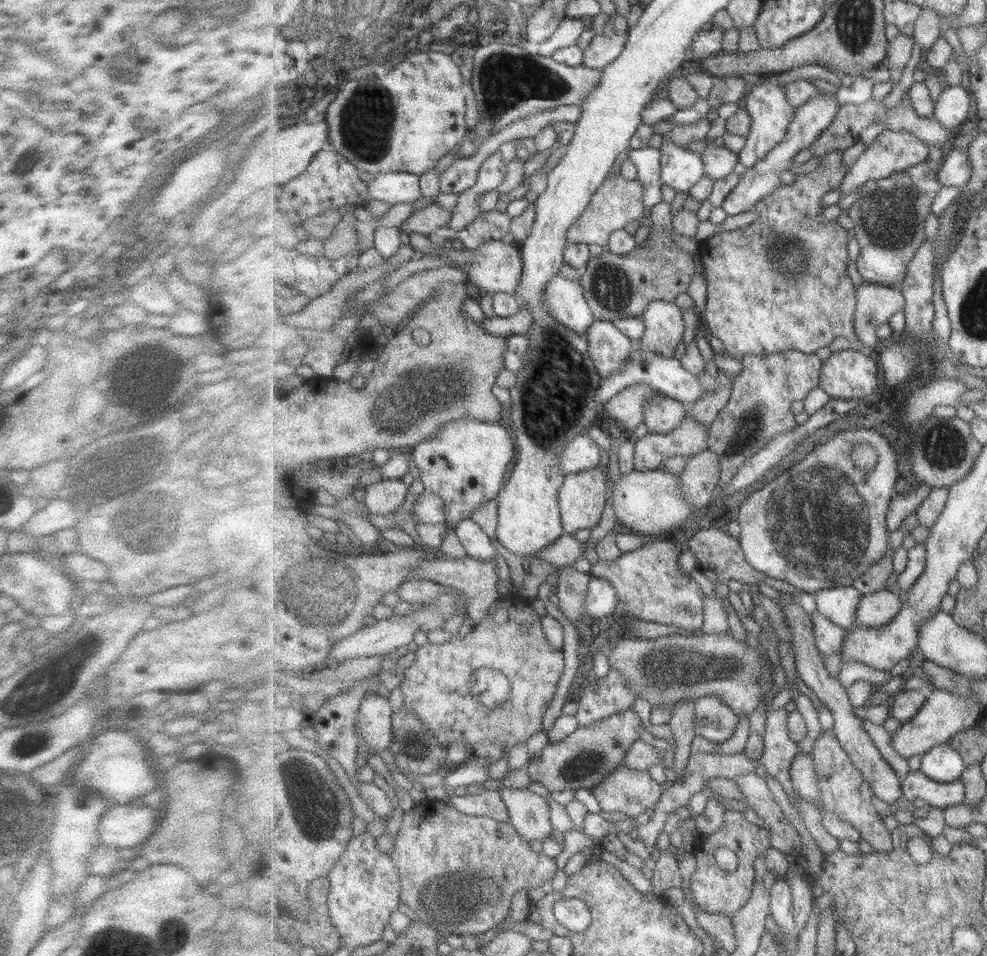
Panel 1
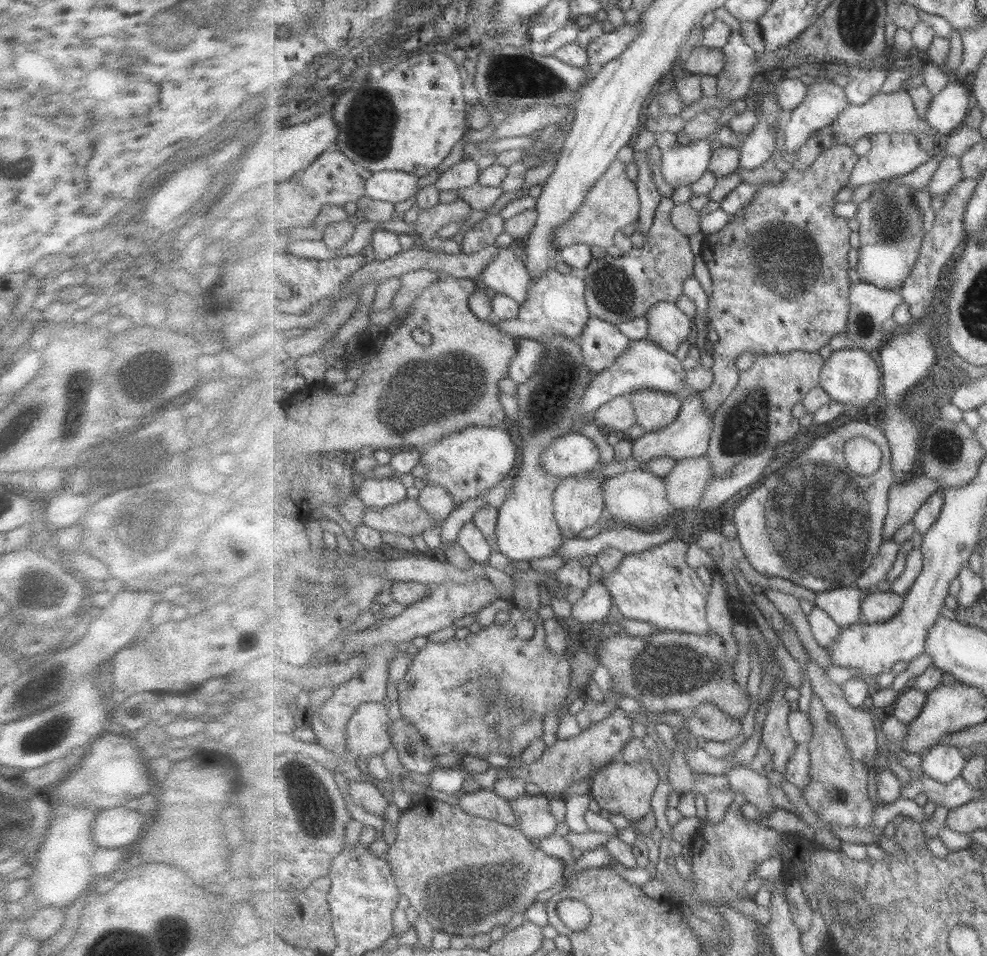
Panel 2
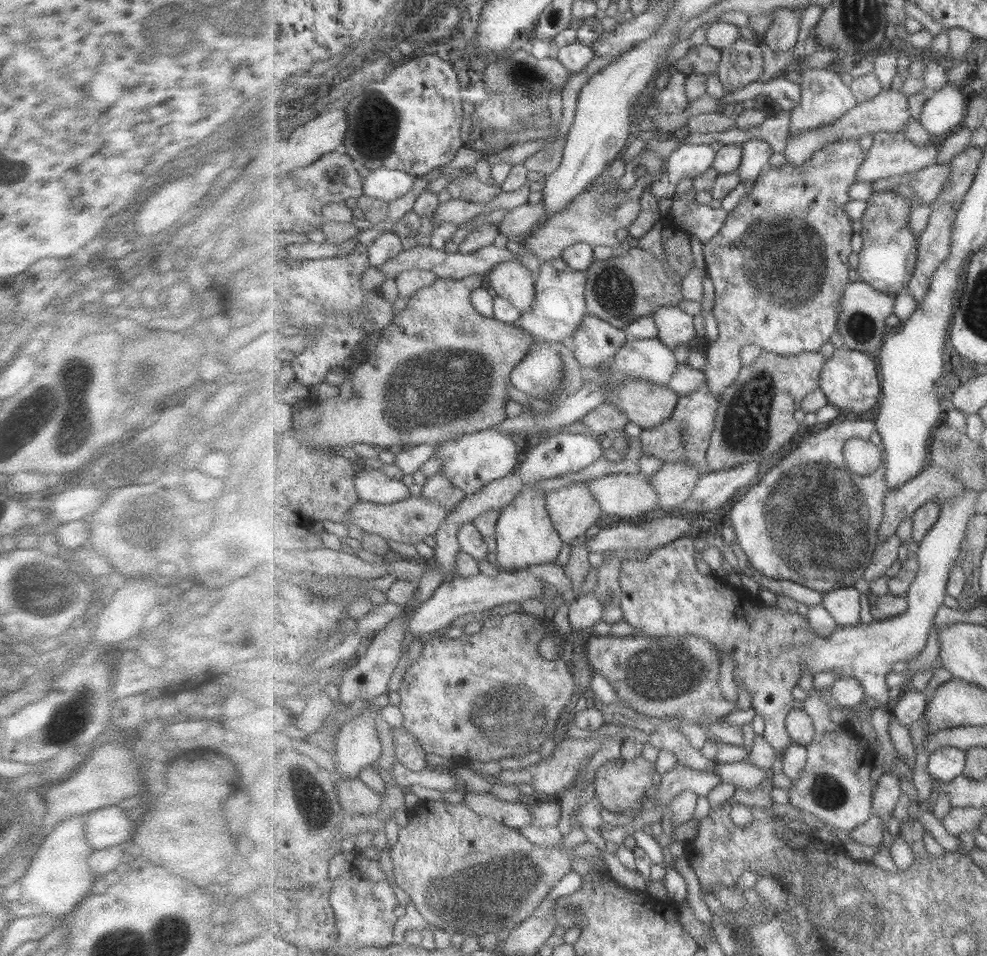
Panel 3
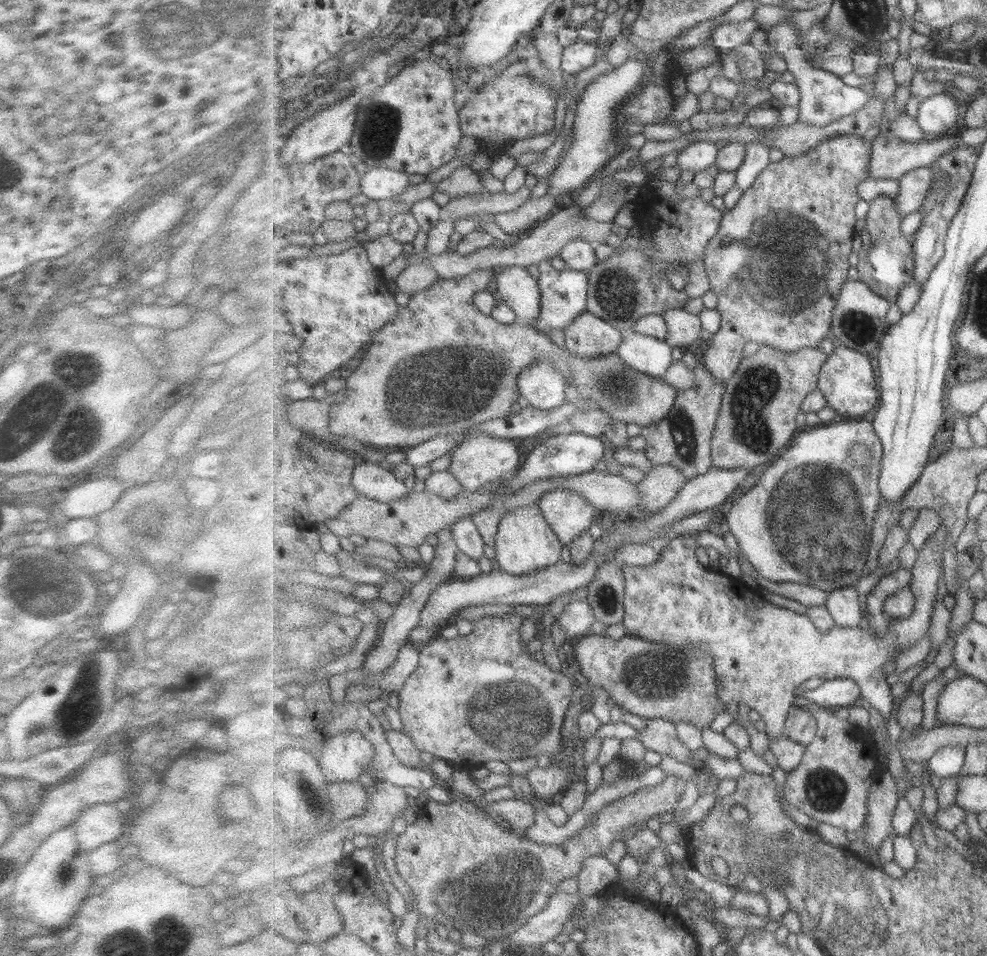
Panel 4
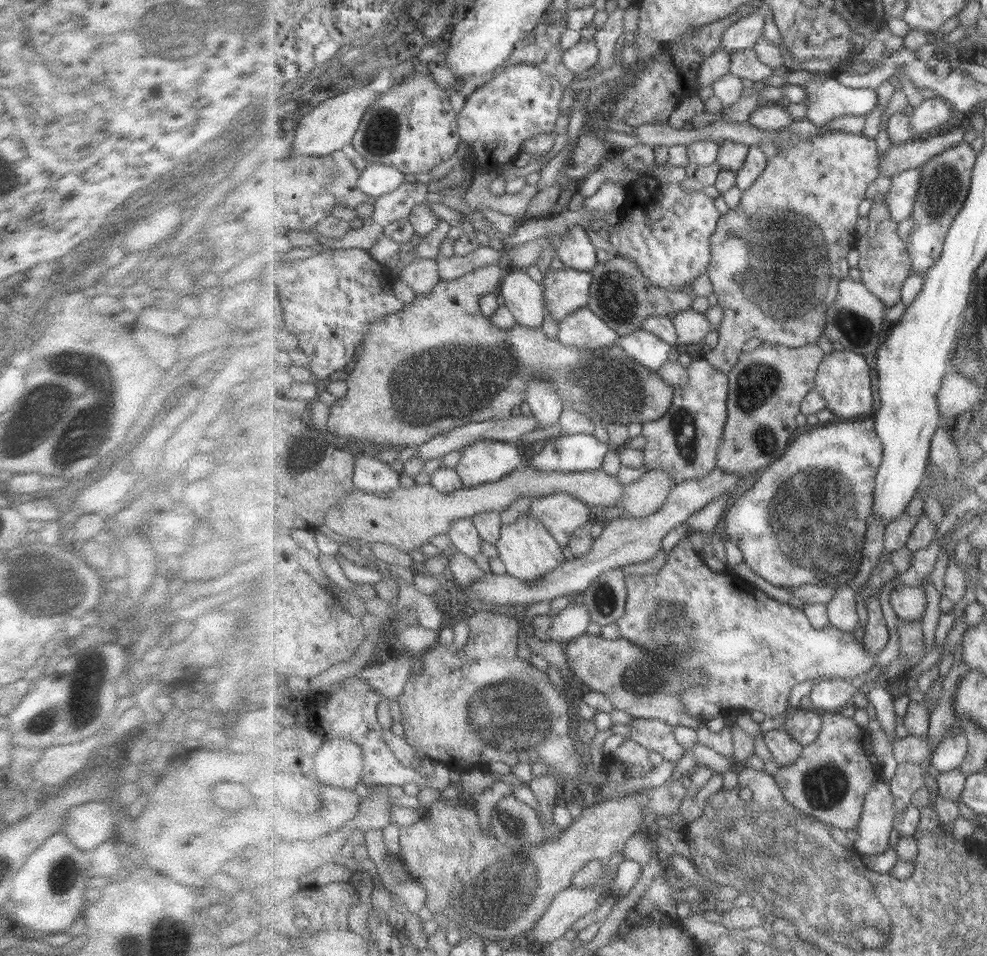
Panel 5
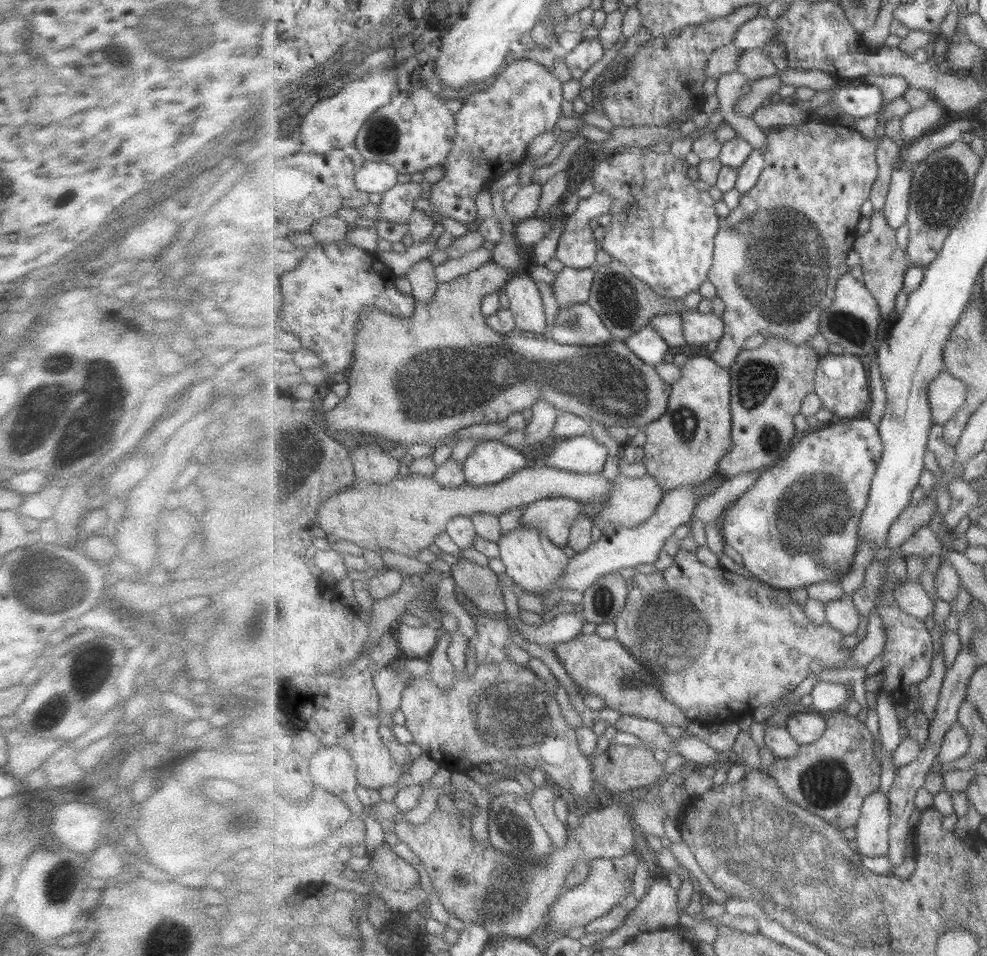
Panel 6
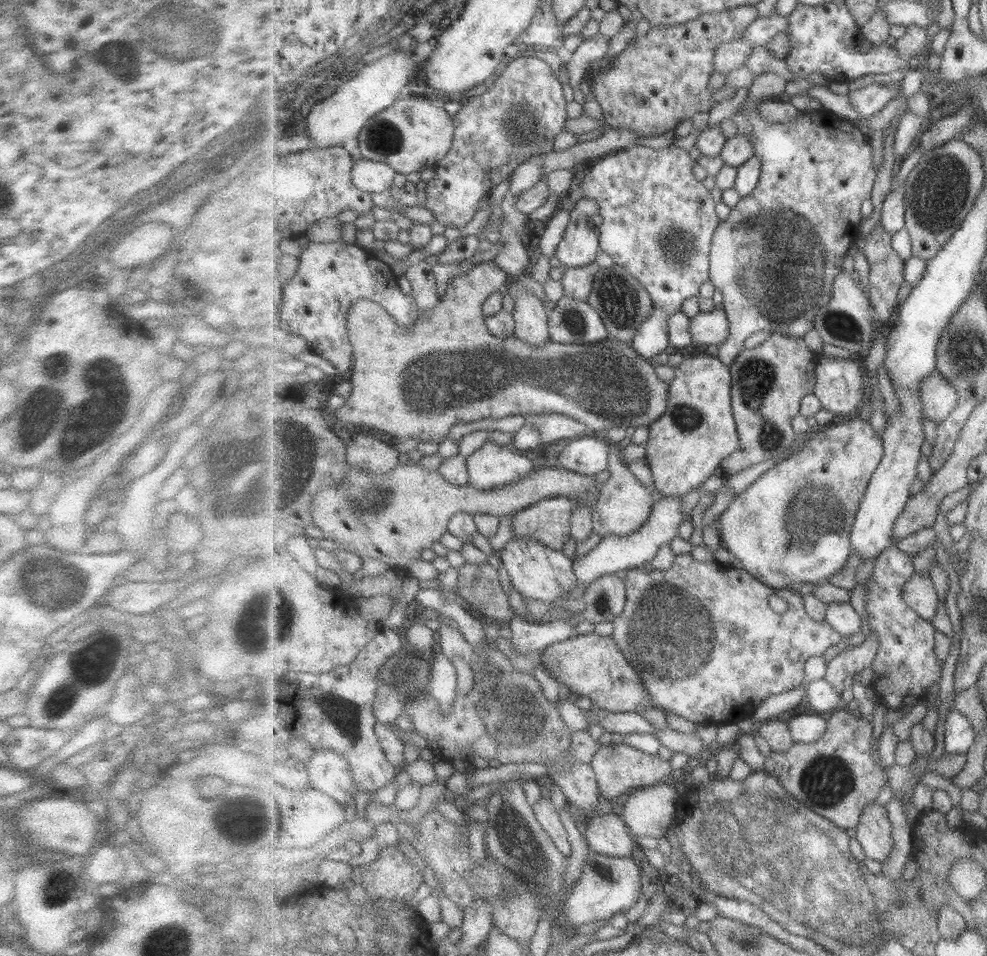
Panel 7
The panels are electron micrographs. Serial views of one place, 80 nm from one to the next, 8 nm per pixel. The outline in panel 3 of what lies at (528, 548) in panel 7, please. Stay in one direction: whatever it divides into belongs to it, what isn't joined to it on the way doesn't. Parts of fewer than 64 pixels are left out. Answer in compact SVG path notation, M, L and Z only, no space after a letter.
M538 483L527 485L509 506L500 511L500 519L496 530L497 565L504 570L527 569L537 564L556 562L564 548L564 540L553 524L548 511L546 496L537 486Z

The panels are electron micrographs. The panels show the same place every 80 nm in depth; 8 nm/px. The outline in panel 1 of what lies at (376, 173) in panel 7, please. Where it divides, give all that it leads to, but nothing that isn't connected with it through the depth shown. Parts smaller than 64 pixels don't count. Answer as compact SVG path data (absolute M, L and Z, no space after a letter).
M405 171L381 173L368 182L370 198L389 205L415 202L423 198L420 175Z

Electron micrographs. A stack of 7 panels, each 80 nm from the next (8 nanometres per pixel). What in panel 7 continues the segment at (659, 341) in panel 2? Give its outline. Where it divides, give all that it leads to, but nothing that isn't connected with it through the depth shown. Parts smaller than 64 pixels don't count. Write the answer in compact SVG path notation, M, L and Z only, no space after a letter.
M715 306L712 311L699 312L691 318L691 336L694 344L723 345L729 337L728 314L723 306Z

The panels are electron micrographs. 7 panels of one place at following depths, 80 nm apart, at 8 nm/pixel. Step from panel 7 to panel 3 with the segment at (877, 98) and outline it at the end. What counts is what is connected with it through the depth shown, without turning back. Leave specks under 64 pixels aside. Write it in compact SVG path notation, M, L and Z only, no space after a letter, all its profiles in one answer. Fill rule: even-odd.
M779 9L773 11L773 19L769 22L764 34L764 43L778 54L789 54L795 48L799 36L799 13L804 9ZM805 64L800 76L802 77L800 83L802 97L799 104L791 111L788 138L797 136L797 134L801 134L801 131L807 129L831 124L860 103L853 94L850 85L845 84L841 80L841 74L833 68L811 68Z

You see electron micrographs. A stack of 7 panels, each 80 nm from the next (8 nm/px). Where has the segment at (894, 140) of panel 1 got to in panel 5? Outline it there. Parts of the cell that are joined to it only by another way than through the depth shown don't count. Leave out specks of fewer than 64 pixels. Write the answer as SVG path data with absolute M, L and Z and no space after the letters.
M954 122L946 134L933 136L929 139L910 141L901 146L893 145L887 152L880 154L882 176L892 178L896 174L909 169L919 169L928 160L963 142L965 128Z

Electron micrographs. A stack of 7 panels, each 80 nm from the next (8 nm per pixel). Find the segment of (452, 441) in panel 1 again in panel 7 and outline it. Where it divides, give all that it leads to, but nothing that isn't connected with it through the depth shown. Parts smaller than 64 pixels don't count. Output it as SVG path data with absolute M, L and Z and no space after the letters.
M487 441L479 450L468 456L469 485L477 490L491 490L513 485L531 475L537 462L533 456L521 456L510 445Z

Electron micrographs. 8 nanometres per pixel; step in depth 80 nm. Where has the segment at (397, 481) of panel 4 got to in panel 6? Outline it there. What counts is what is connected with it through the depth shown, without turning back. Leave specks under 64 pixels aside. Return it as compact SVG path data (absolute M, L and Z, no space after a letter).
M375 442L353 445L351 453L357 481L386 485L399 474L399 459L381 450Z

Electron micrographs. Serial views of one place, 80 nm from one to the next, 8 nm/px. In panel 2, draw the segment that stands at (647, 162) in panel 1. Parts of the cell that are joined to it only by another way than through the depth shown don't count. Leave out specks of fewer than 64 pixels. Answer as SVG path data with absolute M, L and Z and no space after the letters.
M645 151L635 152L633 157L638 168L638 176L635 183L638 186L641 203L640 217L637 220L636 230L647 236L653 226L655 213L662 196L657 192L655 180L653 180L651 175L651 168L645 159L647 158Z

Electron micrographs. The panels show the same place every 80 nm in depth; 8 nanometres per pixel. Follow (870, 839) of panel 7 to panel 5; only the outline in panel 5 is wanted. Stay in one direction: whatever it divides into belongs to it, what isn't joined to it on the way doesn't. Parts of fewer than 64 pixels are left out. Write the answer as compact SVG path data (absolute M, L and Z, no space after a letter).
M877 781L868 790L858 826L858 839L851 845L863 857L883 854L889 849L897 816L895 802L889 782Z

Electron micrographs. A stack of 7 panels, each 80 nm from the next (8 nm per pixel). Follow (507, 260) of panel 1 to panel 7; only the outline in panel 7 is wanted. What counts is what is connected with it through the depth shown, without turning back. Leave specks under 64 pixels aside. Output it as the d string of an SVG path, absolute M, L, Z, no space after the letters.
M510 285L510 293L515 297L516 307L513 312L516 328L514 336L535 349L547 345L550 340L548 311L544 299L536 294Z

